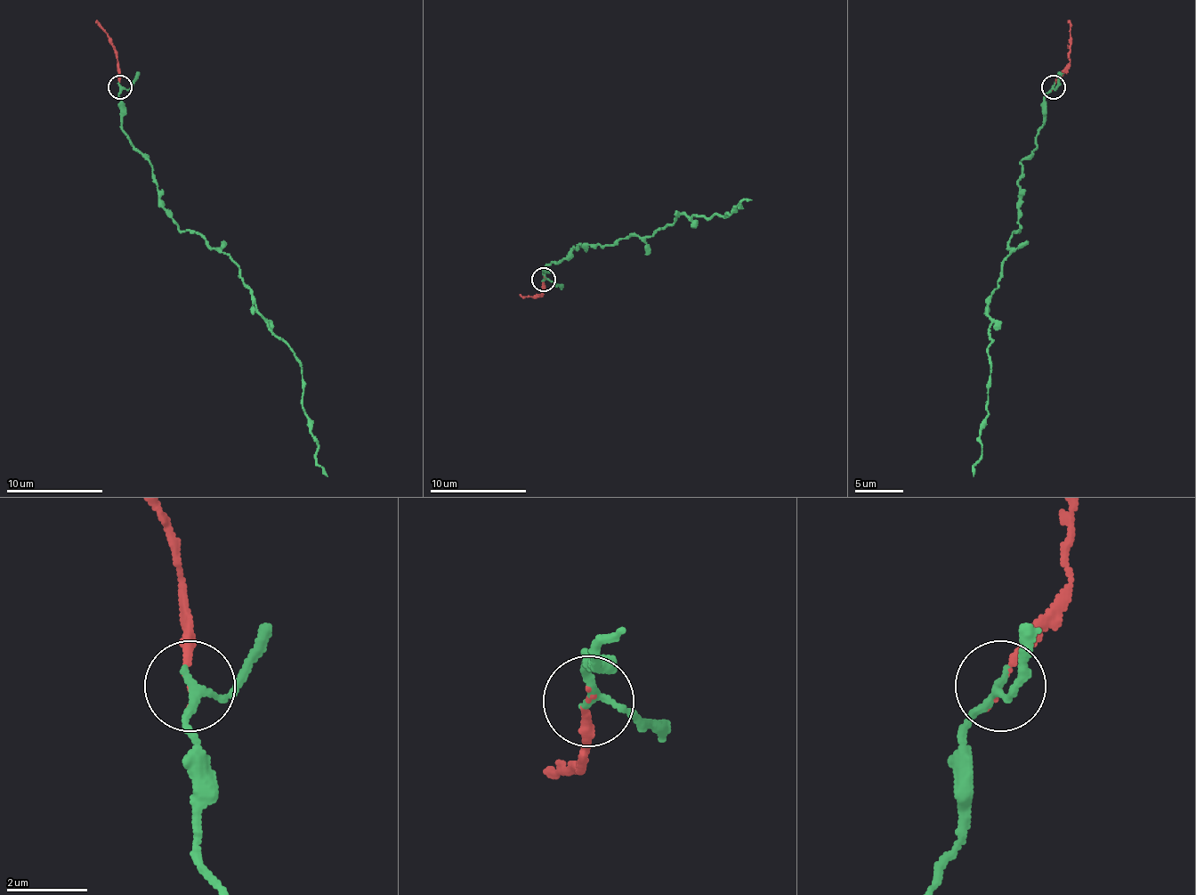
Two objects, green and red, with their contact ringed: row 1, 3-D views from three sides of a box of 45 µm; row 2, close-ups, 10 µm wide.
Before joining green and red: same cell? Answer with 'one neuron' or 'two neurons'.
one neuron

